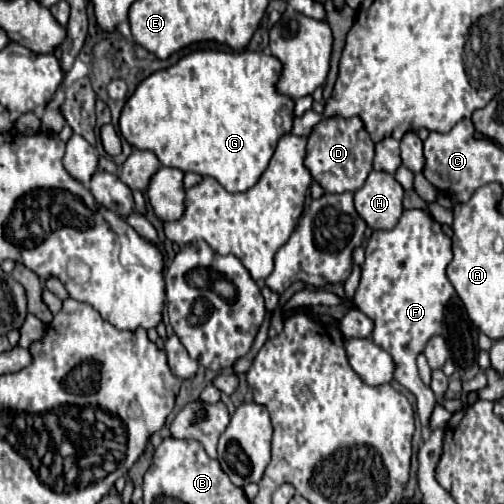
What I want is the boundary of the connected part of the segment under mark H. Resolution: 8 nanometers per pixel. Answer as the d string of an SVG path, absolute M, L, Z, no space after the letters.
M373 170L369 174L365 186L355 192L355 208L371 230L393 230L393 226L397 224L397 220L403 212L401 200L403 200L401 184L387 172L375 172Z

